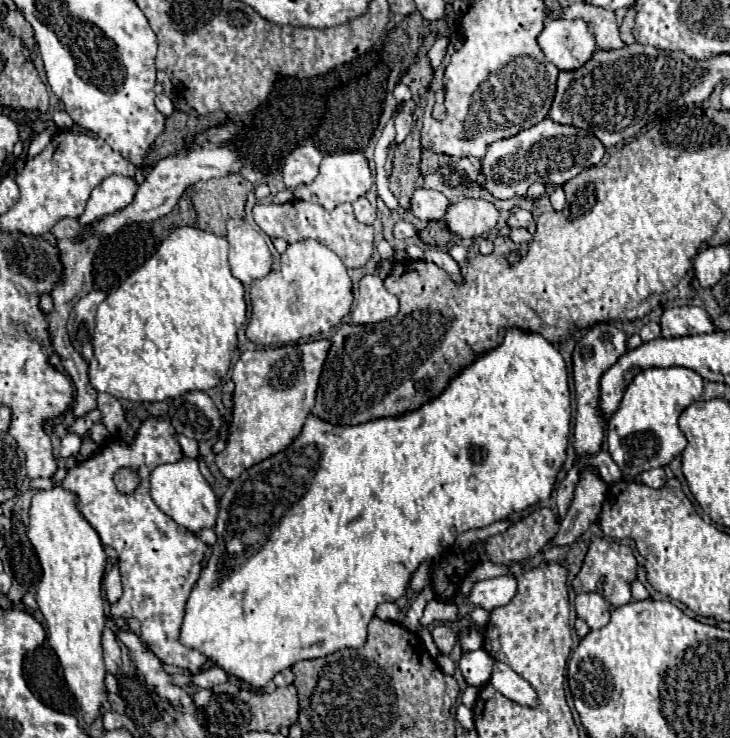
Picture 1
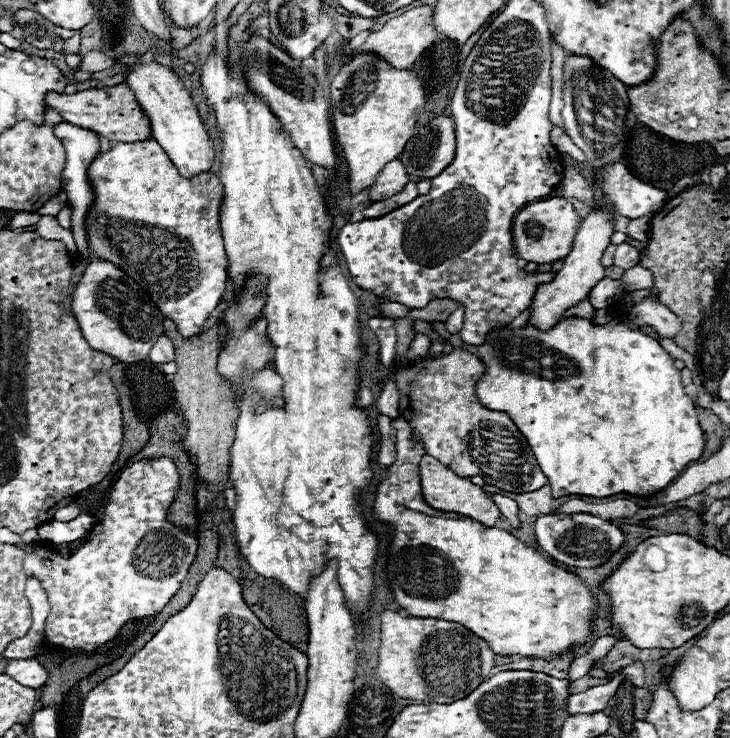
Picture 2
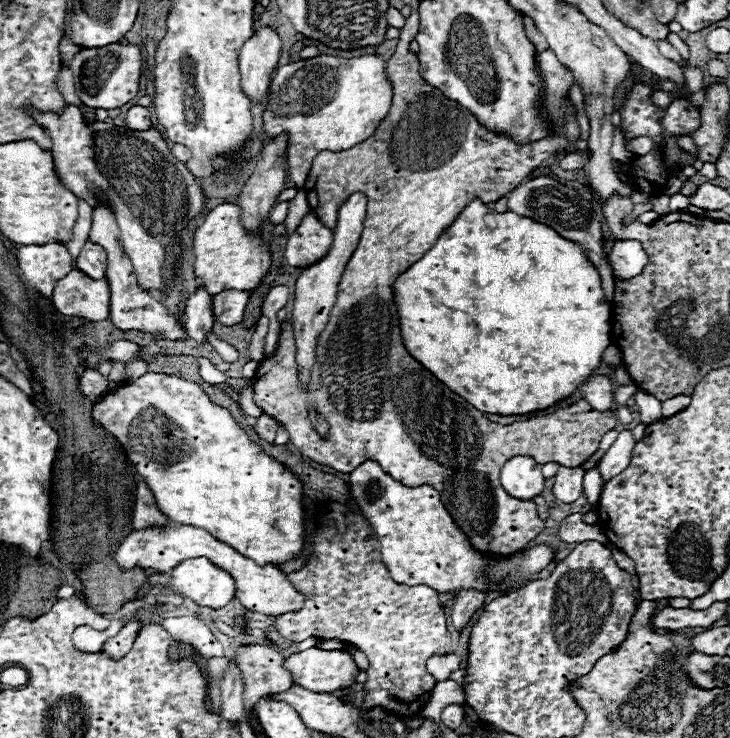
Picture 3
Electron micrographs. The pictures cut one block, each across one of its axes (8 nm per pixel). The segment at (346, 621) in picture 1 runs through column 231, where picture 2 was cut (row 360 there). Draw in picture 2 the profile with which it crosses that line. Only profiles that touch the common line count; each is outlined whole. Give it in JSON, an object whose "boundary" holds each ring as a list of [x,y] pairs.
{"boundary":[[[616,318],[608,322],[606,326],[596,326],[586,320],[562,320],[554,326],[550,332],[540,332],[536,328],[518,328],[518,330],[508,330],[500,328],[498,332],[492,332],[488,342],[478,346],[480,360],[486,364],[486,374],[478,384],[478,398],[480,402],[496,412],[508,412],[512,422],[520,428],[524,438],[528,440],[538,466],[548,478],[548,484],[552,488],[554,498],[570,496],[570,494],[580,494],[580,496],[594,496],[594,498],[606,498],[612,494],[632,494],[632,496],[650,496],[660,490],[664,490],[690,462],[698,460],[706,448],[706,432],[698,424],[698,414],[696,414],[696,404],[690,396],[686,396],[684,386],[680,382],[680,370],[674,368],[674,358],[662,350],[658,340],[642,334],[636,326],[628,324],[624,318]]]}

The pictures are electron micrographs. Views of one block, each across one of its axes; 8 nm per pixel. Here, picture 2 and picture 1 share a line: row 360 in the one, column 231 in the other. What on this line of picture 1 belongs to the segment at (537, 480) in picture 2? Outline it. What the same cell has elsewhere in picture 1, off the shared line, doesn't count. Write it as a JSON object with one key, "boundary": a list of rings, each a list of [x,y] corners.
{"boundary":[[[330,340],[298,346],[248,350],[232,370],[234,408],[226,448],[216,454],[216,466],[228,480],[236,480],[250,466],[286,450],[300,434],[314,408],[318,378],[326,360]]]}

